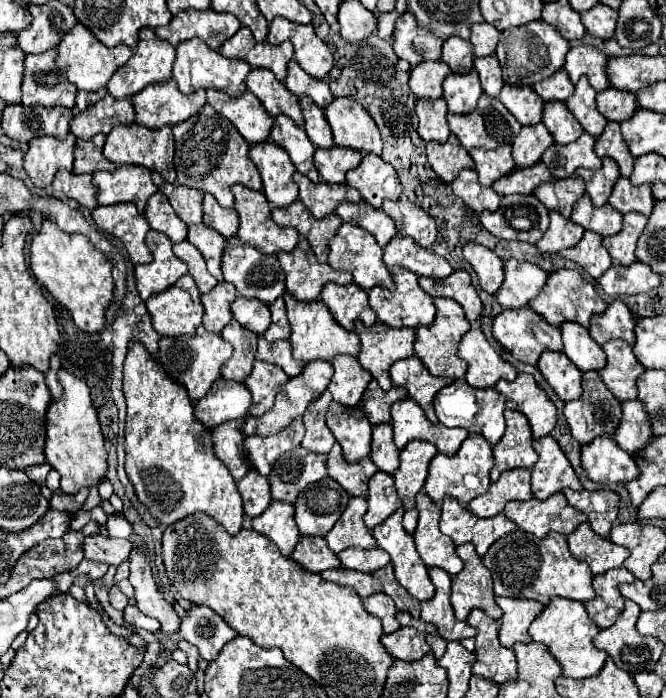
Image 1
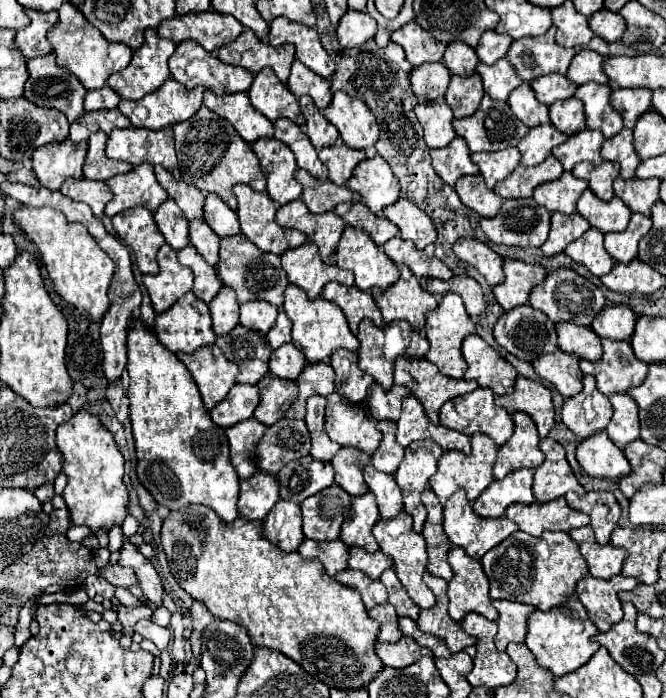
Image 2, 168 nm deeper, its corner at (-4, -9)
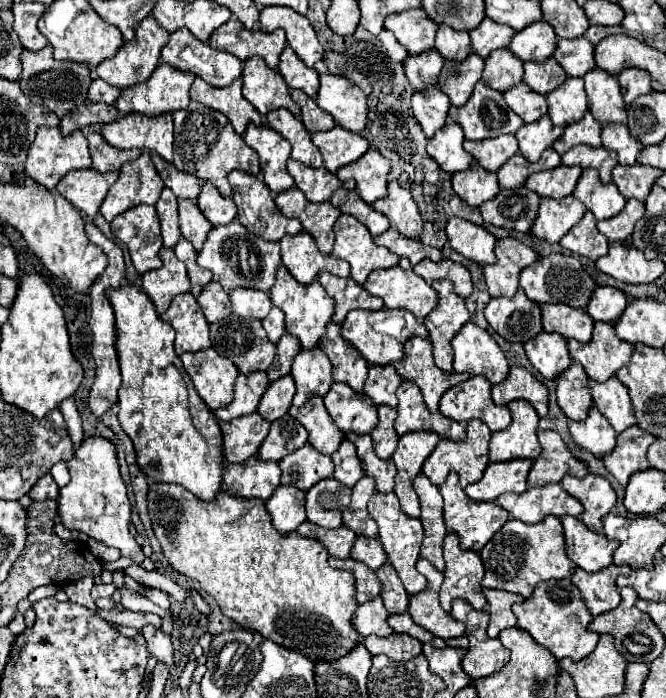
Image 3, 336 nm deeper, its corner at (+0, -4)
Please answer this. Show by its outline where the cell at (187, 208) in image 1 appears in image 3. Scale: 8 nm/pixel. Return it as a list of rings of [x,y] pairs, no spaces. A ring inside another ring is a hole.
[[[150,153],[154,165],[156,165],[156,171],[160,173],[162,181],[166,187],[172,189],[172,193],[180,199],[196,199],[198,193],[200,193],[200,179],[198,177],[192,177],[190,173],[180,173],[172,163],[164,161],[158,153]]]

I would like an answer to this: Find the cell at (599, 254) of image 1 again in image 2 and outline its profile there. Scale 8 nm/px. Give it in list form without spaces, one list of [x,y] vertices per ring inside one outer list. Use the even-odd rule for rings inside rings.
[[[590,228],[584,238],[572,242],[564,252],[578,264],[586,266],[594,276],[604,276],[614,268],[614,260],[604,250],[604,234],[596,228]]]

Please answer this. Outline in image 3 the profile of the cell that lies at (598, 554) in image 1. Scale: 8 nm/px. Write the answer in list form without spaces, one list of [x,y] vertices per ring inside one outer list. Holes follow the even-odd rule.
[[[562,517],[564,545],[568,557],[584,571],[600,571],[612,563],[616,541],[604,533],[590,531],[578,517]]]

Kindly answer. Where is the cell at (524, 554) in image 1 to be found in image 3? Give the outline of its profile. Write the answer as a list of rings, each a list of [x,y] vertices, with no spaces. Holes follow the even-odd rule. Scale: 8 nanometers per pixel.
[[[556,515],[544,517],[544,521],[536,525],[526,525],[516,519],[510,519],[480,551],[486,575],[482,579],[482,587],[488,589],[506,589],[510,593],[518,593],[522,597],[530,597],[538,581],[548,579],[564,579],[574,571],[574,561],[566,555],[562,523]]]

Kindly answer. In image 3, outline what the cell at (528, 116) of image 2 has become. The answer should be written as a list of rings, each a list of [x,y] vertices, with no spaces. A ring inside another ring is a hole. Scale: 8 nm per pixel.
[[[524,81],[520,85],[514,85],[512,89],[504,91],[504,99],[508,107],[522,117],[524,123],[538,121],[542,115],[546,115],[546,97],[540,93],[534,93]]]

